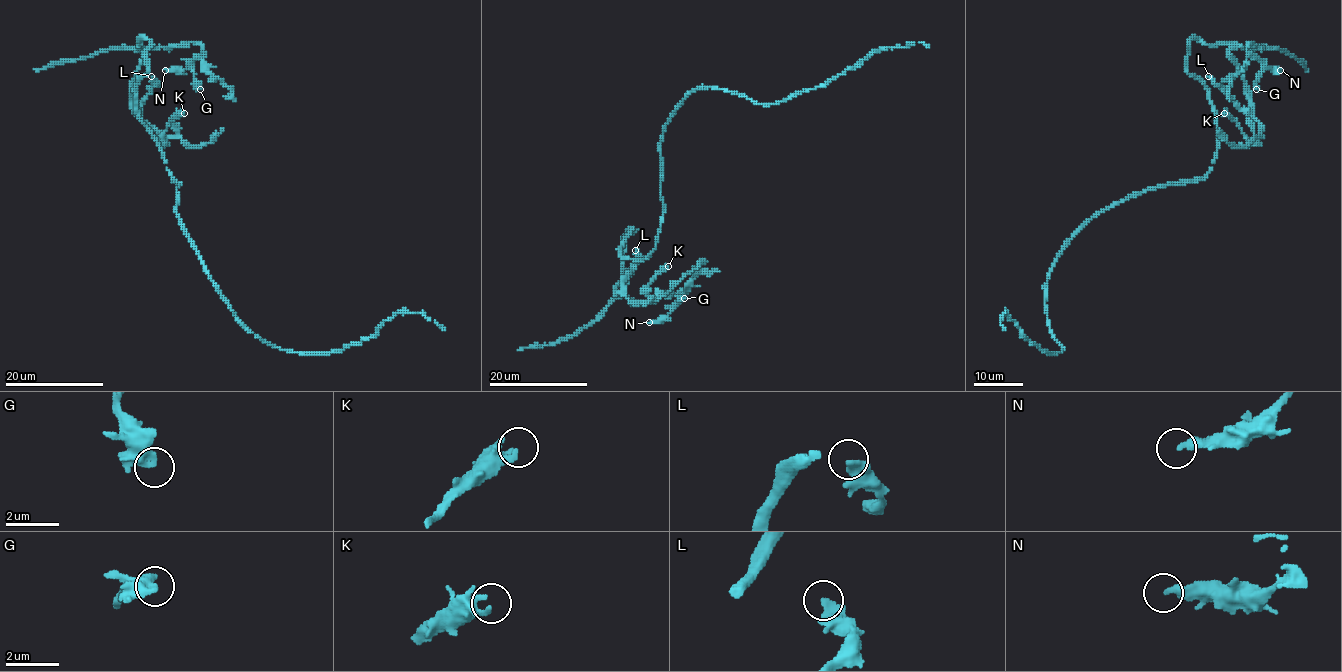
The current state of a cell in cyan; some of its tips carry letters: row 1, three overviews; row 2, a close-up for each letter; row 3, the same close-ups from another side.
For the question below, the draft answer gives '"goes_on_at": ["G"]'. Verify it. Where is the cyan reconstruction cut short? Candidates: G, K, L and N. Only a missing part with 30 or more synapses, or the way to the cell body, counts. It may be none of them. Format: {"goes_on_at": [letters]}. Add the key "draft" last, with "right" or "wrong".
{"goes_on_at": [], "draft": "wrong"}

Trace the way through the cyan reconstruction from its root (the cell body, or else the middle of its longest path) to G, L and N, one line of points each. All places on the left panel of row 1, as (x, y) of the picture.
G: (178, 187), (136, 108), (150, 44), (140, 40), (139, 49), (198, 44), (203, 51), (192, 71), (200, 89)
L: (178, 187), (136, 108), (150, 44), (141, 39), (145, 59), (130, 93), (135, 113), (157, 82), (151, 76)
N: (178, 187), (136, 108), (150, 43), (139, 44), (202, 47), (184, 68), (165, 70)

